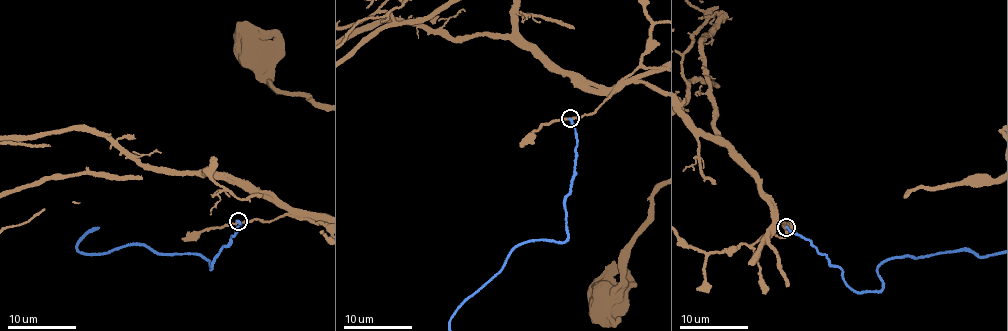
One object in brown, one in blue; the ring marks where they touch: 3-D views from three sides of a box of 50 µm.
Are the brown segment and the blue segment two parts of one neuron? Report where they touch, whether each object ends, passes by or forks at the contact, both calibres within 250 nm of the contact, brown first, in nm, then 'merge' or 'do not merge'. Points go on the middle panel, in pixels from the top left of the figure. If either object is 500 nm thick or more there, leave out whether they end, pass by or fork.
at (570, 118); brown passes by; blue ends there; 220 nm thick on the brown side, 280 nm on the other; do not merge

